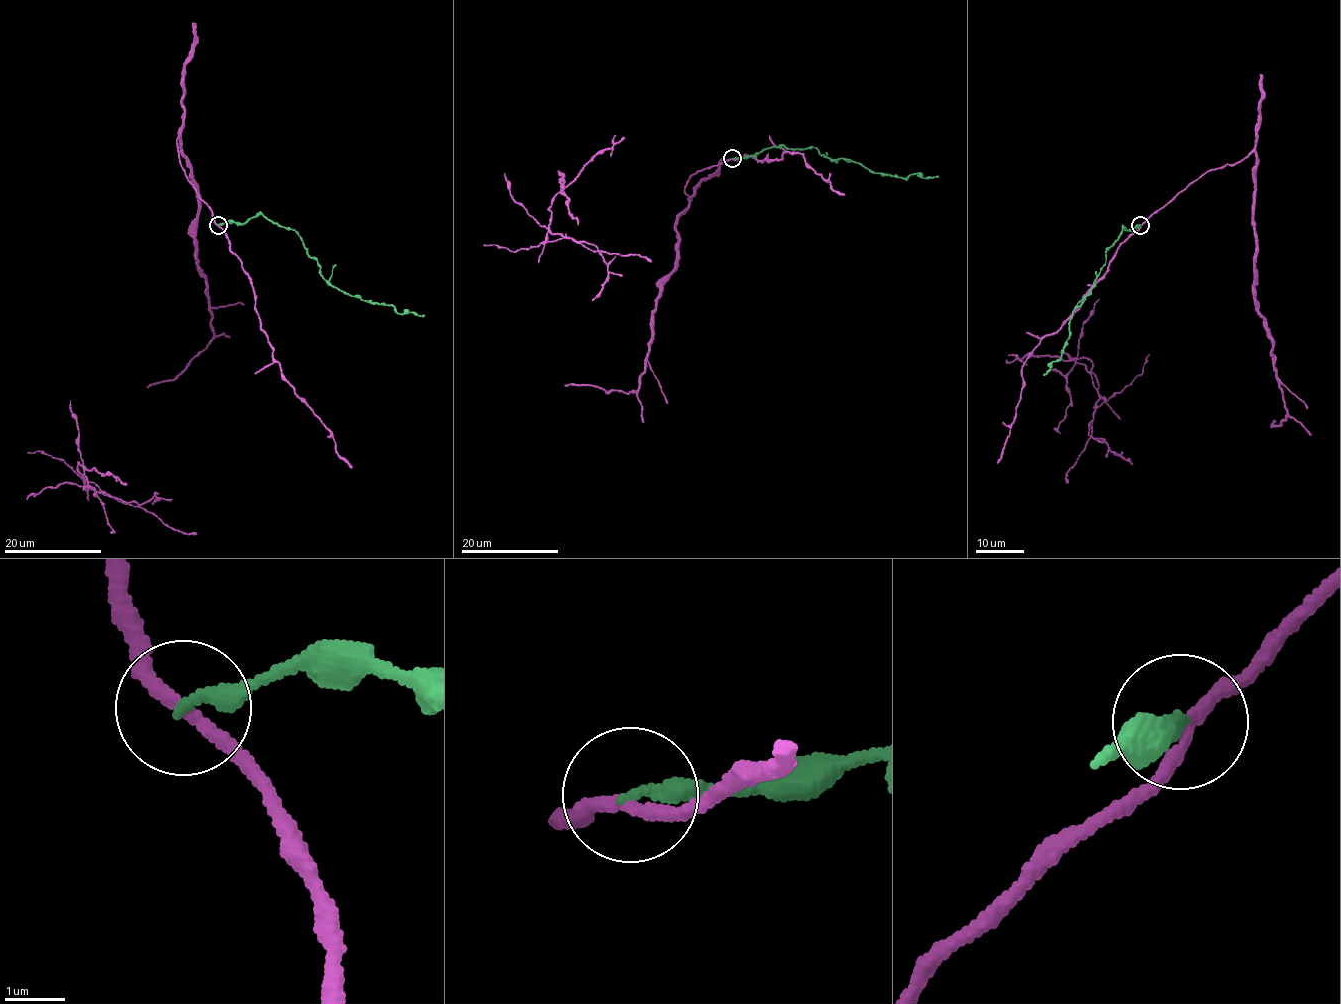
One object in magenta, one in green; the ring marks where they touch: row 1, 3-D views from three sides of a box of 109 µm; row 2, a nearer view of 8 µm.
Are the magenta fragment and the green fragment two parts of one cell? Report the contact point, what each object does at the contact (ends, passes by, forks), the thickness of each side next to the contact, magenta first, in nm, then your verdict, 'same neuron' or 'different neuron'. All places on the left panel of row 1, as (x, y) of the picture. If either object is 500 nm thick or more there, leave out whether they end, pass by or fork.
place (218, 225); magenta passes by; green ends; calibres 200 and 260 nm; different neuron

